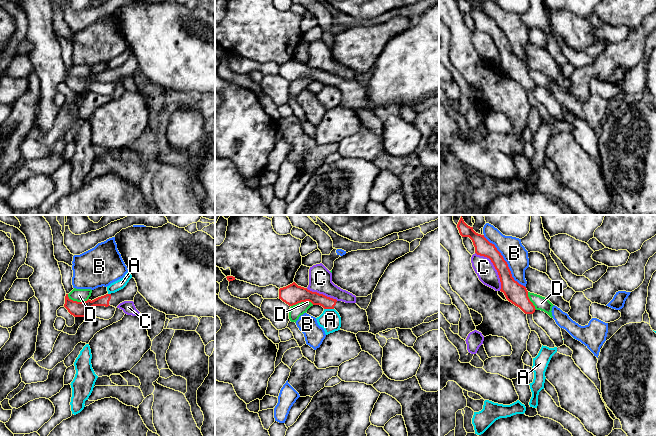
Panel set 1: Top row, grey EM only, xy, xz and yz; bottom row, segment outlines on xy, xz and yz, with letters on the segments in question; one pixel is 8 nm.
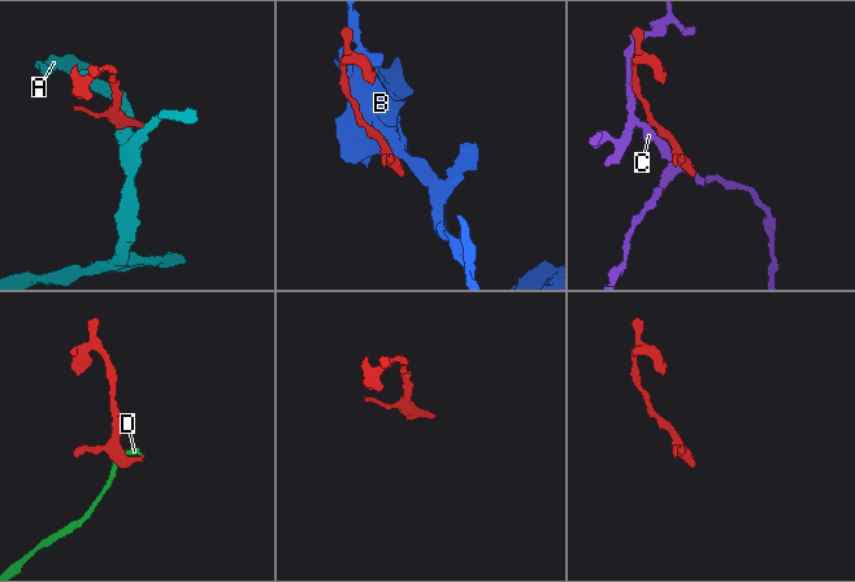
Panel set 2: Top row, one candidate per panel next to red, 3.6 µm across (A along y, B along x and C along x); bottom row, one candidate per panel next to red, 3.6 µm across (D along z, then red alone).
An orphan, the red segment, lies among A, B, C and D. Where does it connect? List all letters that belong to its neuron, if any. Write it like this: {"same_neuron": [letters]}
{"same_neuron": []}

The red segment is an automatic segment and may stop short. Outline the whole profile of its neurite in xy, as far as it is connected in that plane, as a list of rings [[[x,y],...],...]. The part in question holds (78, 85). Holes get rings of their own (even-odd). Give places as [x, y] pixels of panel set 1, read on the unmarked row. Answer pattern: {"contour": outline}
{"contour": [[[131,54],[123,65],[98,73],[92,77],[89,75],[83,78],[73,77],[68,73],[68,70],[66,70],[64,83],[74,93],[85,93],[94,82],[113,82],[117,84],[117,82],[124,77],[134,77],[137,68],[137,59],[134,54]]]}

